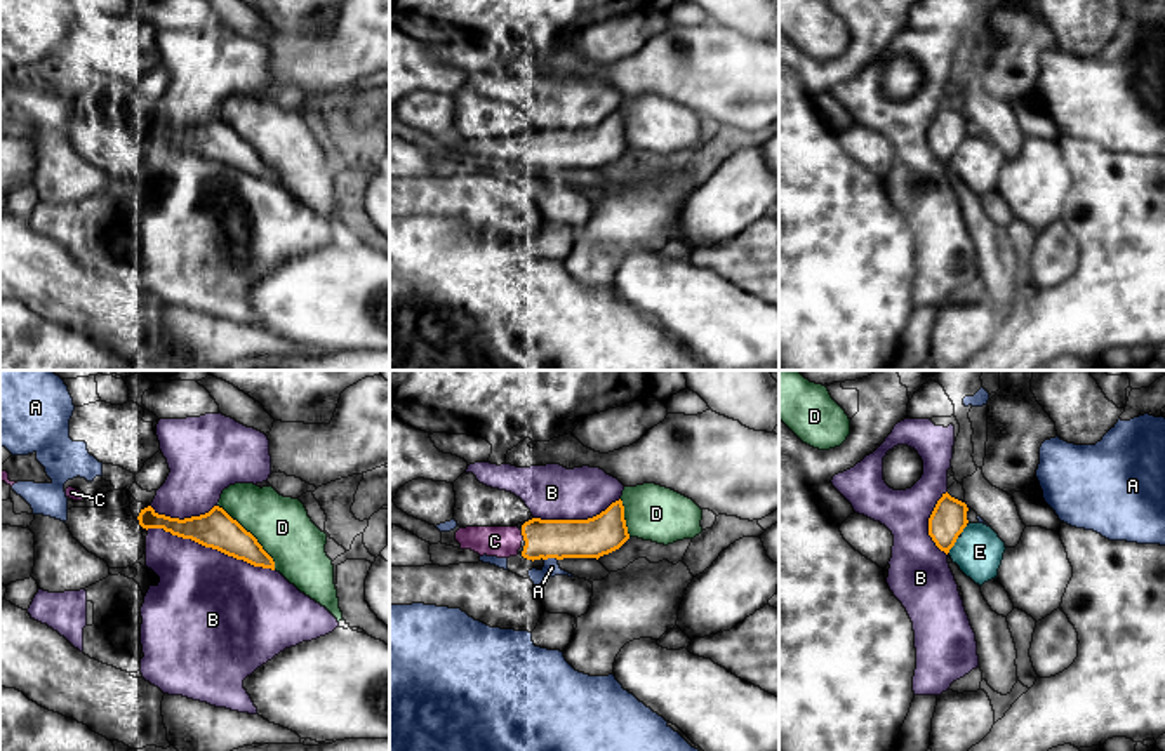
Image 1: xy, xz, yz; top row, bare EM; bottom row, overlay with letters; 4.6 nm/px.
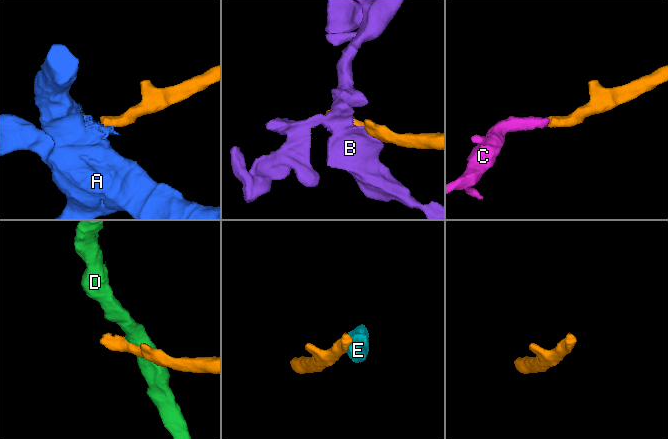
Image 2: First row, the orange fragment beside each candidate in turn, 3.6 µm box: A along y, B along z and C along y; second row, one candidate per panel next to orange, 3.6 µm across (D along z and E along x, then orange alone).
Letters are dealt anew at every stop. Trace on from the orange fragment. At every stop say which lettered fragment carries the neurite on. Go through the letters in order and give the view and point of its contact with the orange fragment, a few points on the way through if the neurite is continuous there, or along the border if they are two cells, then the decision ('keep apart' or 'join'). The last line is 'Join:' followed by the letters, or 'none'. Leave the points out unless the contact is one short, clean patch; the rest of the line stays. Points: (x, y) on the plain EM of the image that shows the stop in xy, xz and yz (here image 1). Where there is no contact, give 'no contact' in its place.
A: xz (550, 167) | keep apart
B: xy (211, 157) | keep apart
C: xz (522, 145) | join
D: xy (252, 146) | keep apart
E: yz (953, 155) | along yz (958, 148), (948, 162) | keep apart
Join: C

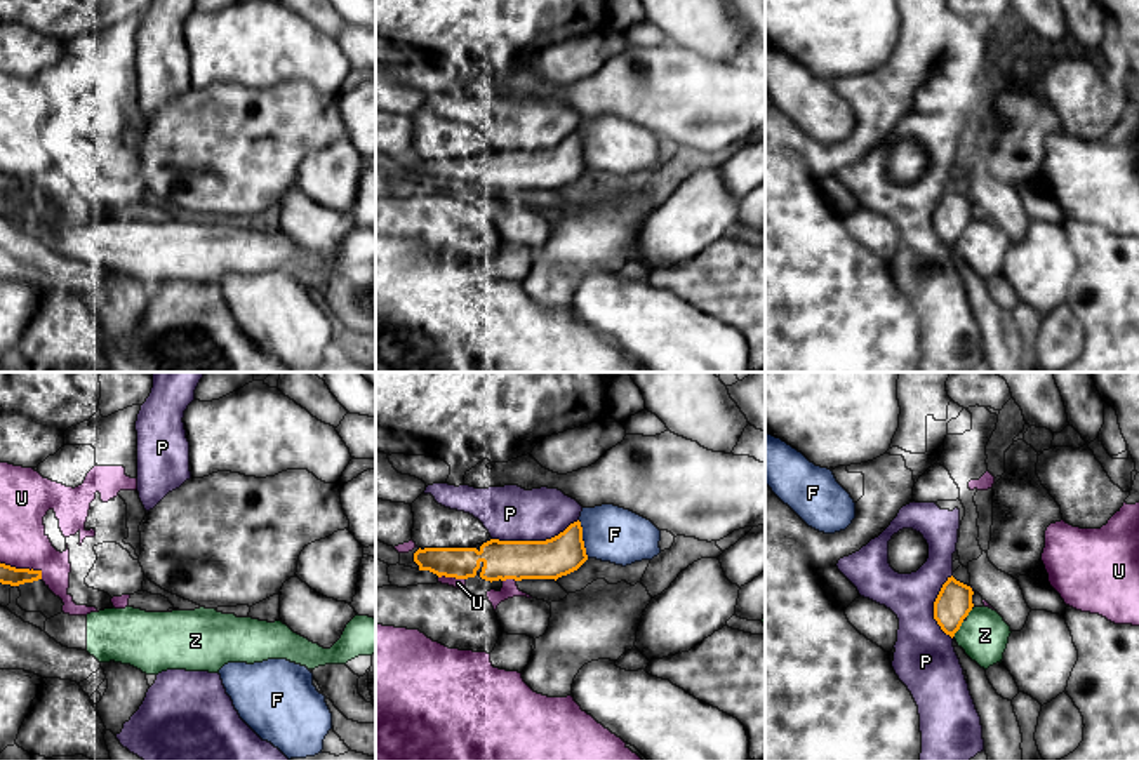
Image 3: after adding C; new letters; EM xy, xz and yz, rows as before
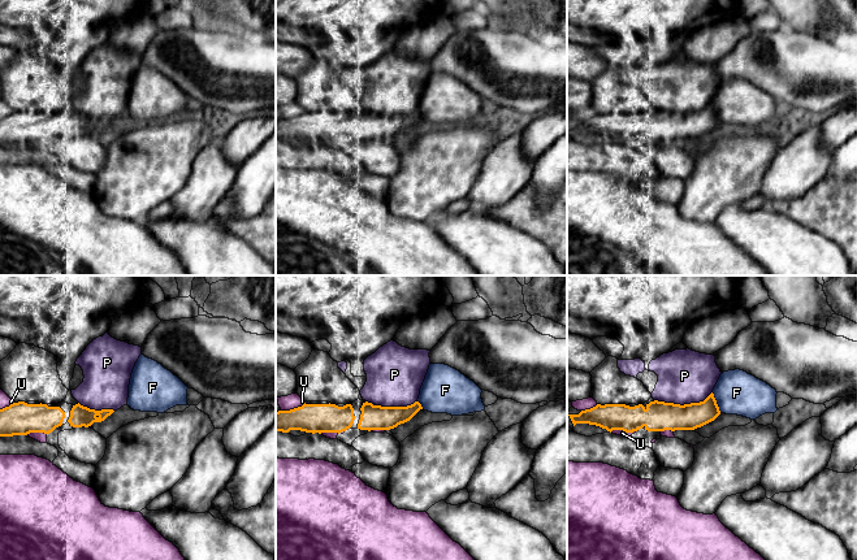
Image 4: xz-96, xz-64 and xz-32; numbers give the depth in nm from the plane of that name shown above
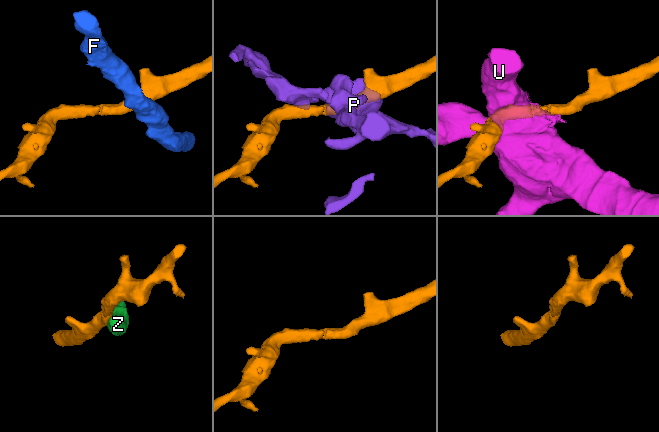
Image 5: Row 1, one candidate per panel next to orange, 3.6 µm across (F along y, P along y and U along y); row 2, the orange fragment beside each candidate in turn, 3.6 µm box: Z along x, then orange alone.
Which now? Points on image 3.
F: xz (581, 150) | keep apart
P: xz (534, 152) | keep apart
U: xy (23, 180) | keep apart
Z: yz (959, 239) | along yz (964, 232), (953, 246) | keep apart
Join: none

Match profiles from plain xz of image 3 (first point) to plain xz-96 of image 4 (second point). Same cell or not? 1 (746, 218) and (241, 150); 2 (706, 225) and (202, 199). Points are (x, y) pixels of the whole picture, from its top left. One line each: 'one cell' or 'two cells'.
1: two cells
2: one cell

